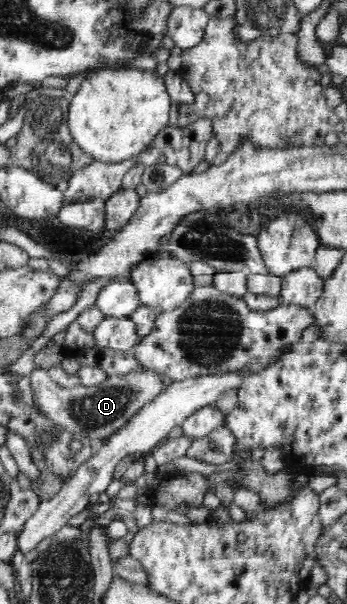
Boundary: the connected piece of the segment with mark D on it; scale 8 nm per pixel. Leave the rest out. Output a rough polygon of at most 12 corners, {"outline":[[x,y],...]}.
{"outline":[[139,363],[97,386],[30,374],[35,403],[78,435],[106,440],[171,386]]}

